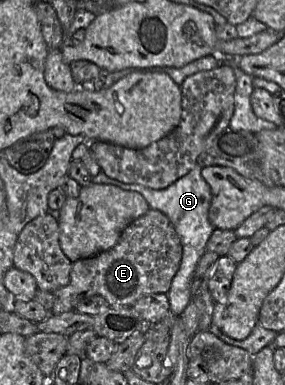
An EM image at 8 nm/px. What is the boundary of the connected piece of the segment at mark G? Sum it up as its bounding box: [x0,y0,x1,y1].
[93,166,215,317]

